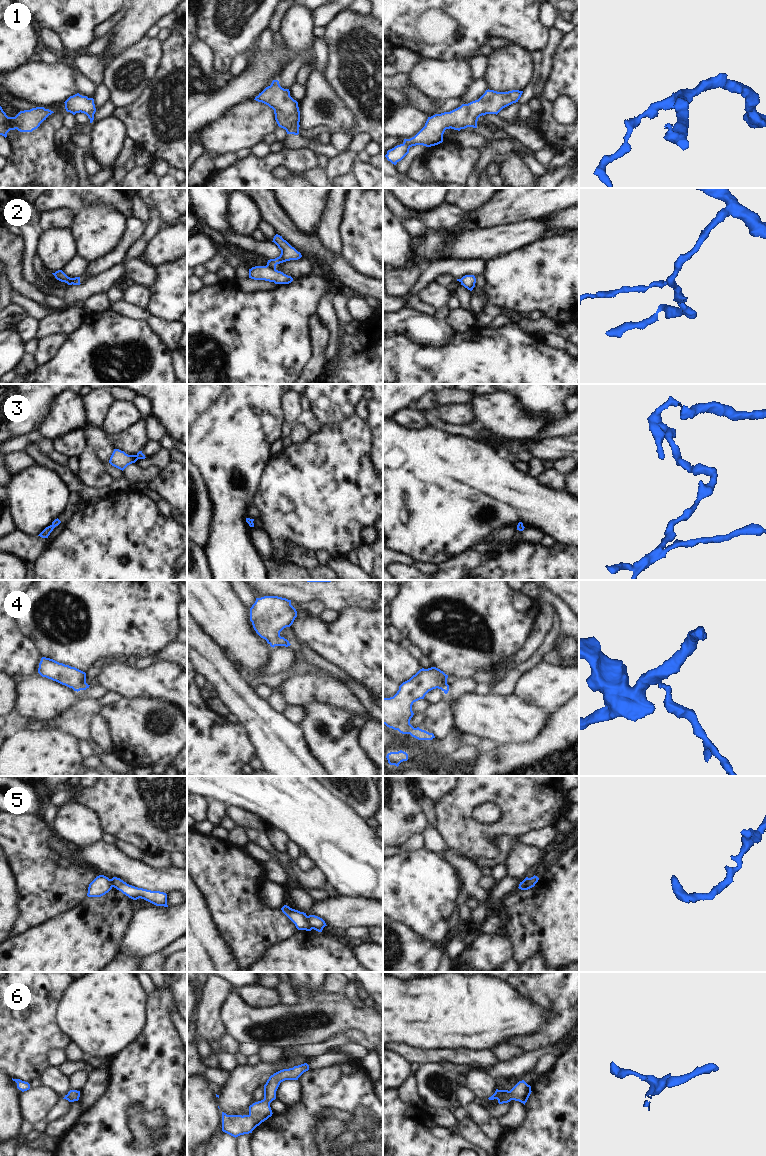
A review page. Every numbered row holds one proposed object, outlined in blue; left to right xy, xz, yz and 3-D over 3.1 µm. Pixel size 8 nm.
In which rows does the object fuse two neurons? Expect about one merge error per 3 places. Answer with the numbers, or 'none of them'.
2, 4, 5

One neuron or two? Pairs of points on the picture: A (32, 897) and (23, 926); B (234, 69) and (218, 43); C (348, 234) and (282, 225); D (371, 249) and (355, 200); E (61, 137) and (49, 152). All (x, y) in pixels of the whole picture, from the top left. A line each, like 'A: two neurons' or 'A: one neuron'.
A: one neuron
B: two neurons
C: two neurons
D: one neuron
E: two neurons

